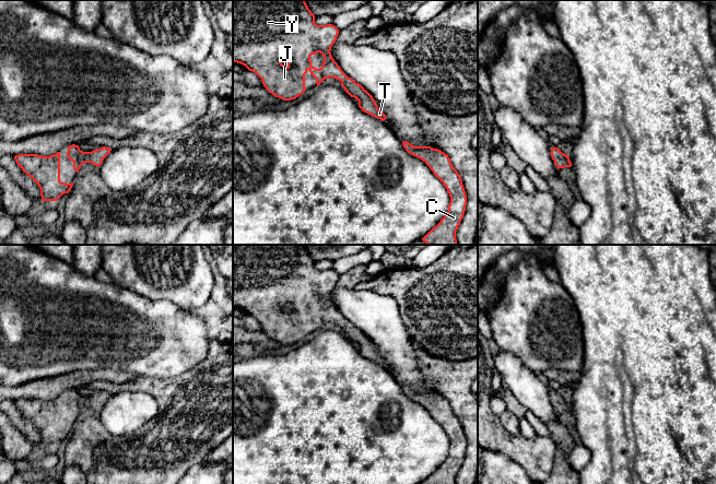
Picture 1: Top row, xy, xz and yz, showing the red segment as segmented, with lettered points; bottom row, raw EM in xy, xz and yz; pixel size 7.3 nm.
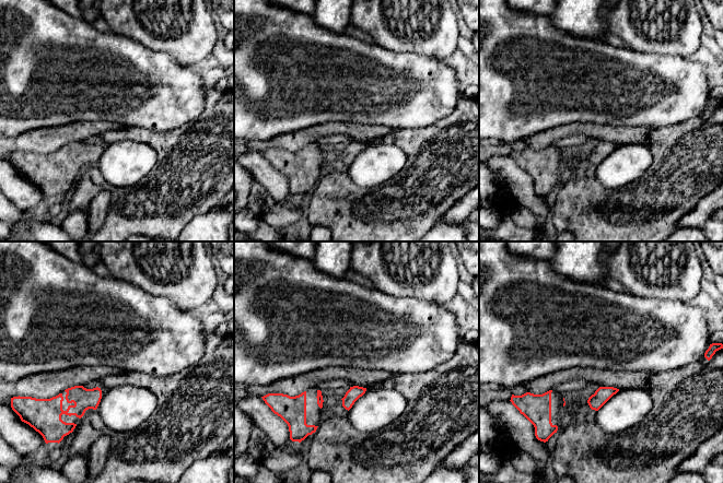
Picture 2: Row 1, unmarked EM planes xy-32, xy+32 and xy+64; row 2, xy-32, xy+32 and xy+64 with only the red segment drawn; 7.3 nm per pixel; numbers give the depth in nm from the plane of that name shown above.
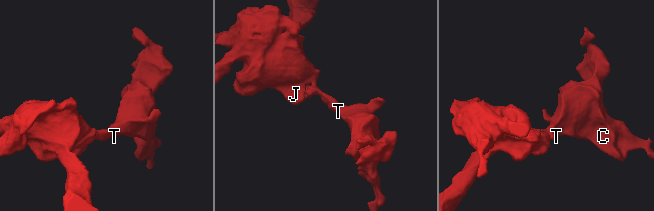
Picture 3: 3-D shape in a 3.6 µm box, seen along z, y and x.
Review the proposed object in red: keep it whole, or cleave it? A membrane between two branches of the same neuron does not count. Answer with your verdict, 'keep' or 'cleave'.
keep

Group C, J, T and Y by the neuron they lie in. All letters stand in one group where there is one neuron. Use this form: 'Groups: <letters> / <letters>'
Groups: C J T Y

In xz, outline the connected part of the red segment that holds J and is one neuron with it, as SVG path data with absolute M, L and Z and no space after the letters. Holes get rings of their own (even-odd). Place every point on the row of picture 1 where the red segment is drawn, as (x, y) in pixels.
M233 0L233 63L240 63L255 72L269 93L283 101L295 99L306 91L305 74L309 71L316 79L317 87L325 79L339 80L344 91L359 101L362 111L384 121L386 115L378 109L373 96L361 84L349 78L332 58L330 50L338 34L339 29L332 24L315 23L315 15L305 0ZM318 52L324 56L324 62L321 68L316 69L312 66L310 56Z

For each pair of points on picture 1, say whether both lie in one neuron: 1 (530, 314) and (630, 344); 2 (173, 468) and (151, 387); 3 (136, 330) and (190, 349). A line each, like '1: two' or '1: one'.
1: two
2: one
3: one

